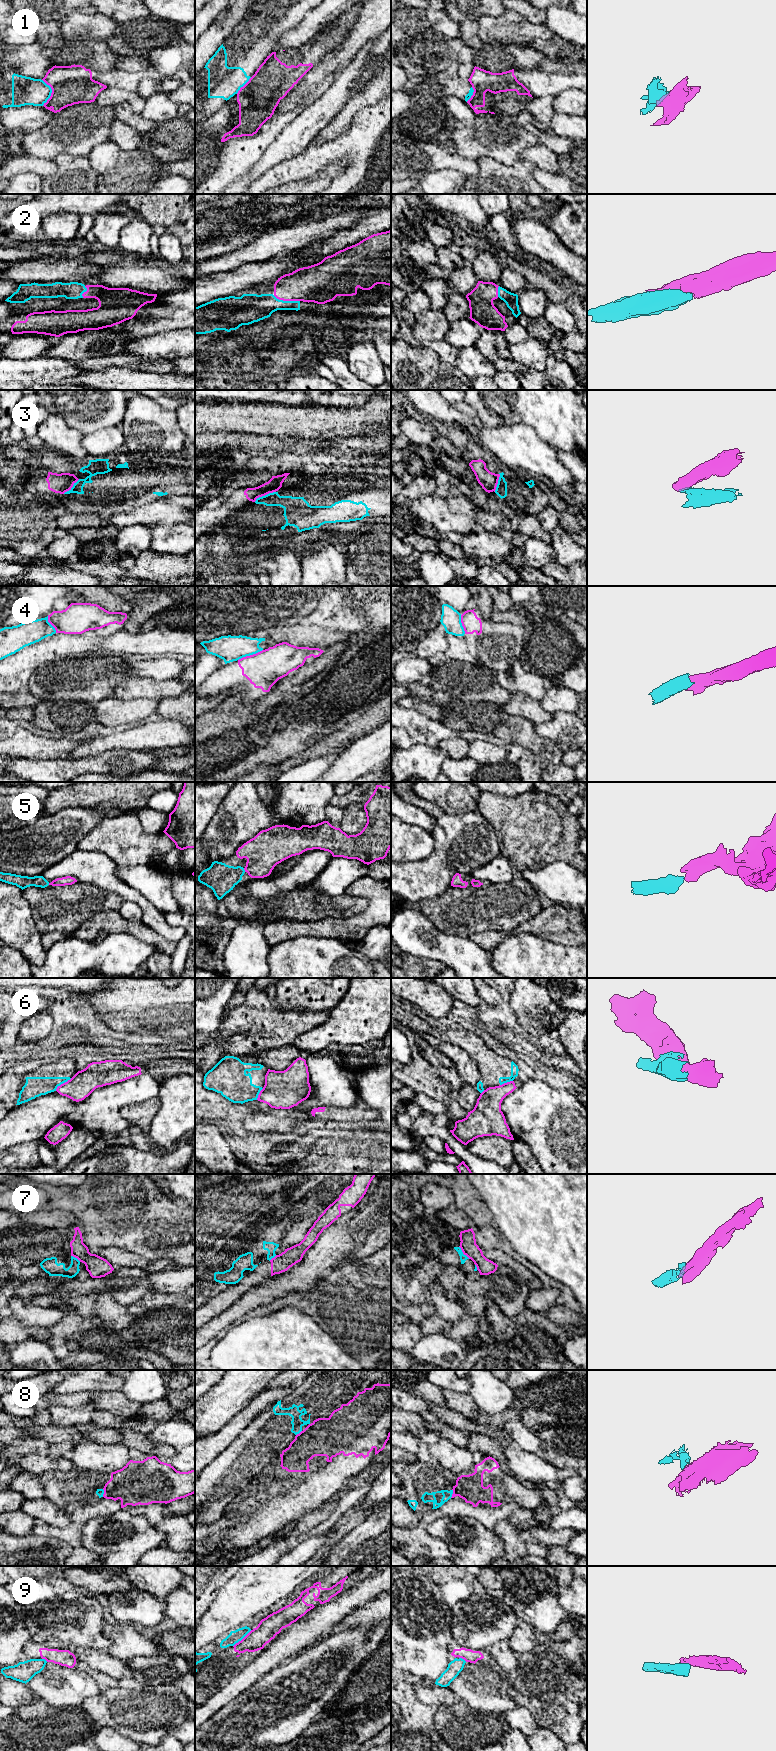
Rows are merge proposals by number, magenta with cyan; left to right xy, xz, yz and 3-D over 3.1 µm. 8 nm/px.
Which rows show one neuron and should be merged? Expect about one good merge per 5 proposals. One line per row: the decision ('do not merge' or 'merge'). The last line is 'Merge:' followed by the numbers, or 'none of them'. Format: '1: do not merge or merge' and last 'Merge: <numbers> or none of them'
1: do not merge
2: merge
3: do not merge
4: do not merge
5: merge
6: do not merge
7: do not merge
8: do not merge
9: do not merge
Merge: 2, 5

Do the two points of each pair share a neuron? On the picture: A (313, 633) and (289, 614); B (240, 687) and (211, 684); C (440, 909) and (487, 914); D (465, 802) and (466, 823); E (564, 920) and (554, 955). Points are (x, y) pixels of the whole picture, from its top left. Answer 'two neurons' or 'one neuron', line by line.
A: two neurons
B: one neuron
C: one neuron
D: two neurons
E: two neurons

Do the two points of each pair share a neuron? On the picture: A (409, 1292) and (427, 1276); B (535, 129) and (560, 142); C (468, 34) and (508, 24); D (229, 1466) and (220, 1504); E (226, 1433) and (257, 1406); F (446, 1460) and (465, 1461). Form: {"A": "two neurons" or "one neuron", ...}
{"A": "one neuron", "B": "one neuron", "C": "two neurons", "D": "one neuron", "E": "one neuron", "F": "one neuron"}

